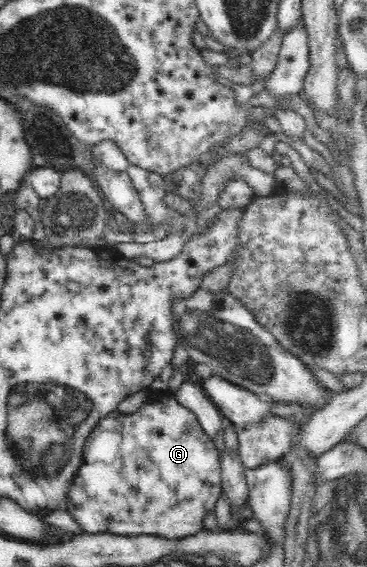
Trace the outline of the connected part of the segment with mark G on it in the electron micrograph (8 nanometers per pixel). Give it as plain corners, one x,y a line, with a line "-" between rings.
169,390
151,391
149,401
138,412
124,414
114,411
90,432
66,507
84,532
157,535
178,541
203,531
204,517
215,509
222,493
220,455
197,416
180,404
175,395

